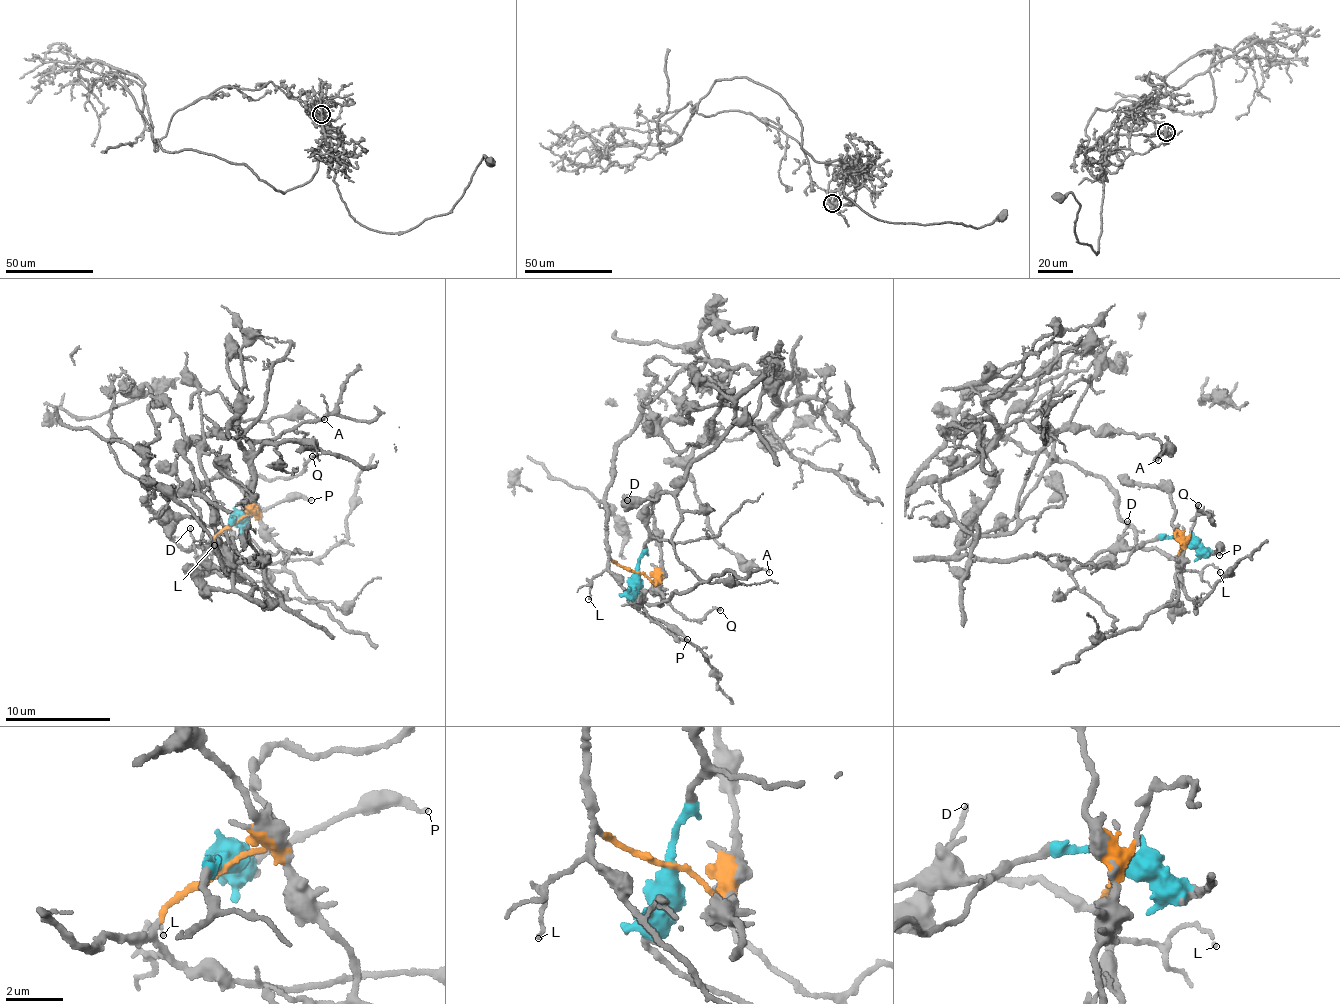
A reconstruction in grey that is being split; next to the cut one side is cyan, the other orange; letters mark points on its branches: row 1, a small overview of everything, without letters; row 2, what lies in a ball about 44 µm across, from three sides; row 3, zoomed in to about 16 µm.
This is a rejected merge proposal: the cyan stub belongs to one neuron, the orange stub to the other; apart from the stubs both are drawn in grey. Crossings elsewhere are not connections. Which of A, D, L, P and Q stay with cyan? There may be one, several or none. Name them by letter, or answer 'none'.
A, D, P

